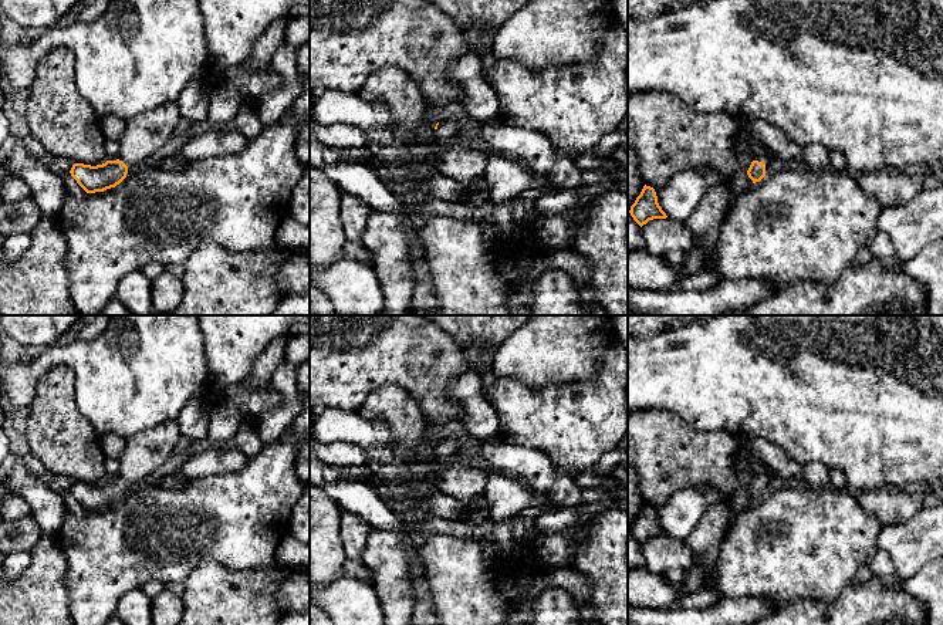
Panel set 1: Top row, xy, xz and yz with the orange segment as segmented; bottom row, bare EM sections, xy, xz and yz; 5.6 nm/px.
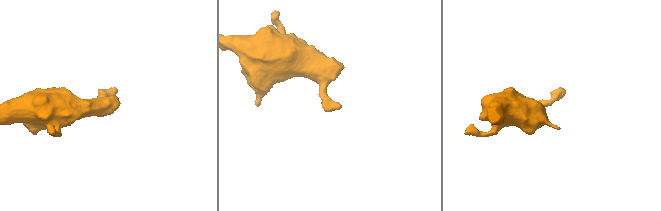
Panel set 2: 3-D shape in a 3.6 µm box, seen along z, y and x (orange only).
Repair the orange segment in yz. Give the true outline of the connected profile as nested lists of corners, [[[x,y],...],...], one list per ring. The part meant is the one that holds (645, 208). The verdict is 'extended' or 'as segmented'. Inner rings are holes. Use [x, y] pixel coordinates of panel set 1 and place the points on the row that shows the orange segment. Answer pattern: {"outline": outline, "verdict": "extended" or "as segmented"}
{"outline": [[[646,185],[643,186],[641,195],[636,197],[635,203],[631,206],[629,213],[641,227],[649,220],[667,217],[658,203],[655,189]]], "verdict": "as segmented"}

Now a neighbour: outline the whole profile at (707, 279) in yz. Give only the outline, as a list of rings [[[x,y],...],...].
[[[719,268],[706,270],[696,276],[682,277],[673,284],[675,291],[704,291],[723,280]]]

